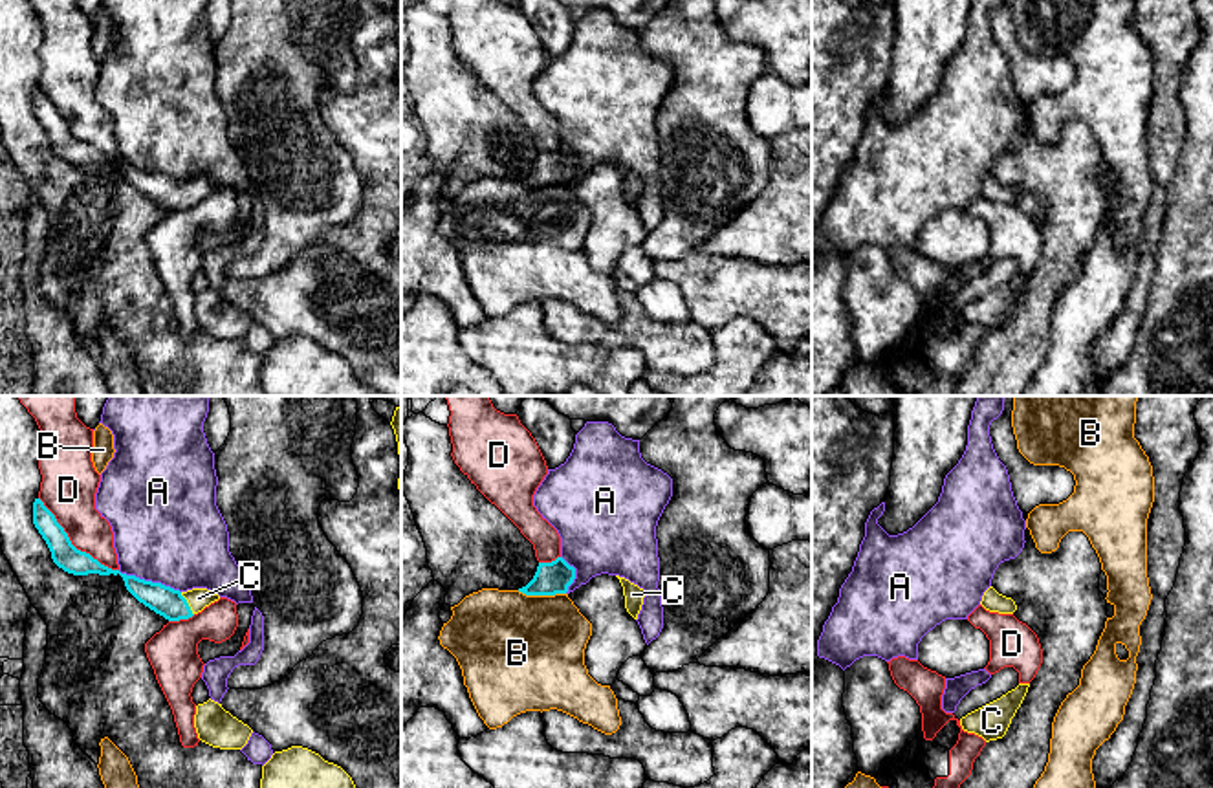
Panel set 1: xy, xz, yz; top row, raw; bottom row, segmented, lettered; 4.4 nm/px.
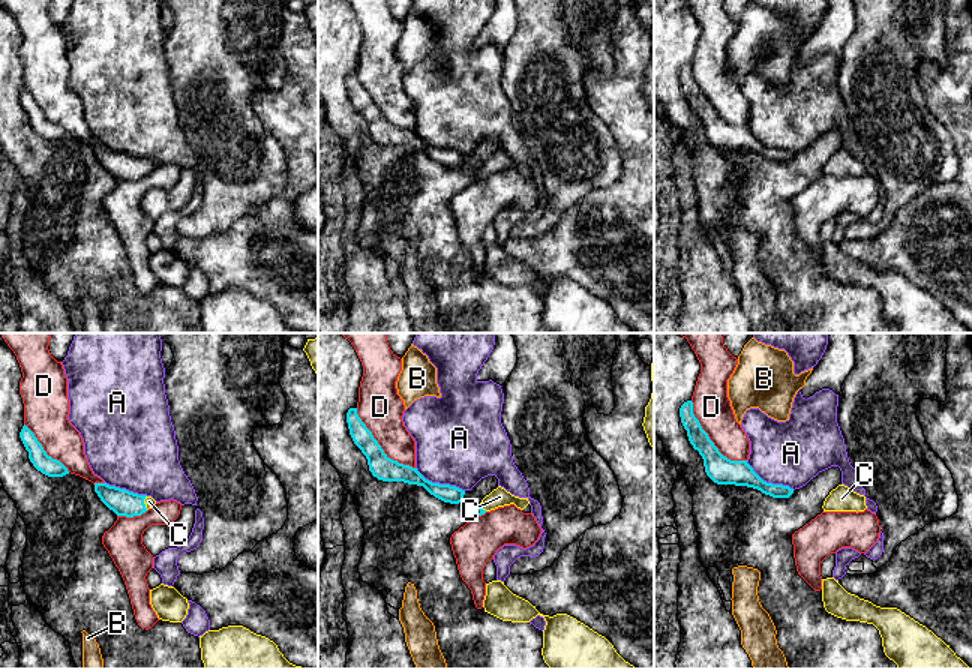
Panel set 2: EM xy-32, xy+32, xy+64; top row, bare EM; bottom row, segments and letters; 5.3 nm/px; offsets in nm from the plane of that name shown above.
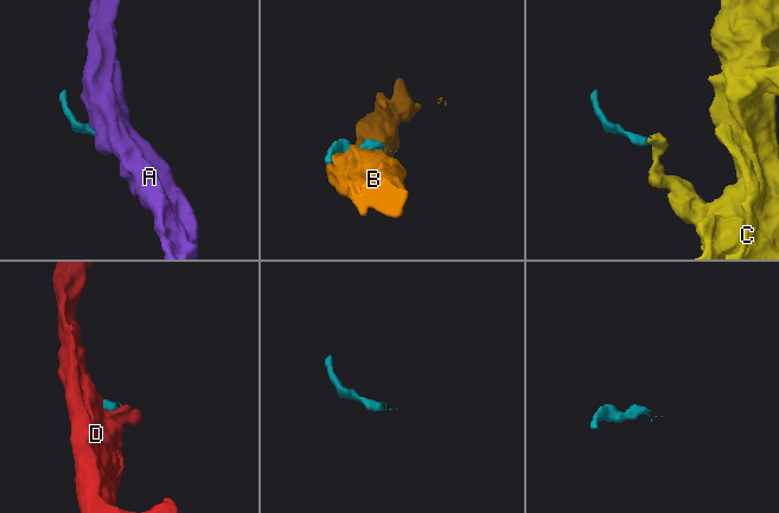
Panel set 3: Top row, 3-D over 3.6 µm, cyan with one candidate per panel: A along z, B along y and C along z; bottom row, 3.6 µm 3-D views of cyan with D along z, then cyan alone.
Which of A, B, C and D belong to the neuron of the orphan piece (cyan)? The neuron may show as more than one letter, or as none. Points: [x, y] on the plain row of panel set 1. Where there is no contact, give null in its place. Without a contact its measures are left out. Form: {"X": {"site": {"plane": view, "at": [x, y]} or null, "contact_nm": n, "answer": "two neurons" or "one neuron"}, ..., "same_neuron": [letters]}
{"A": {"site": {"plane": "xy", "at": [149, 171]}, "contact_nm": 300, "answer": "two neurons"}, "B": {"site": {"plane": "xz", "at": [541, 184]}, "contact_nm": 220, "answer": "two neurons"}, "C": {"site": {"plane": "xy", "at": [187, 193]}, "contact_nm": 120, "answer": "one neuron"}, "D": {"site": {"plane": "xy", "at": [70, 132]}, "contact_nm": 480, "answer": "two neurons"}, "same_neuron": ["C"]}

